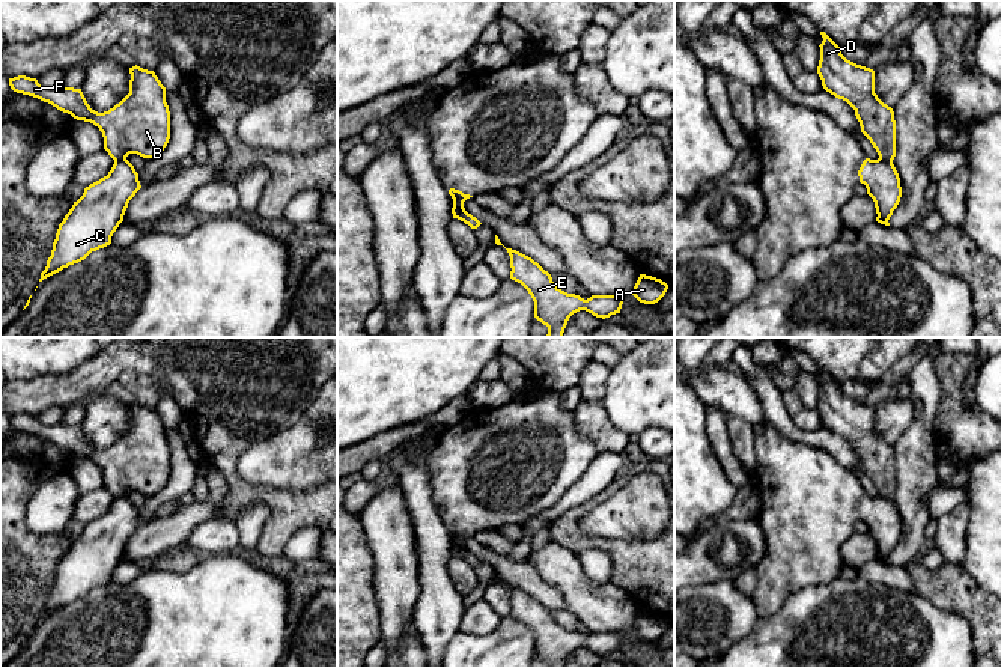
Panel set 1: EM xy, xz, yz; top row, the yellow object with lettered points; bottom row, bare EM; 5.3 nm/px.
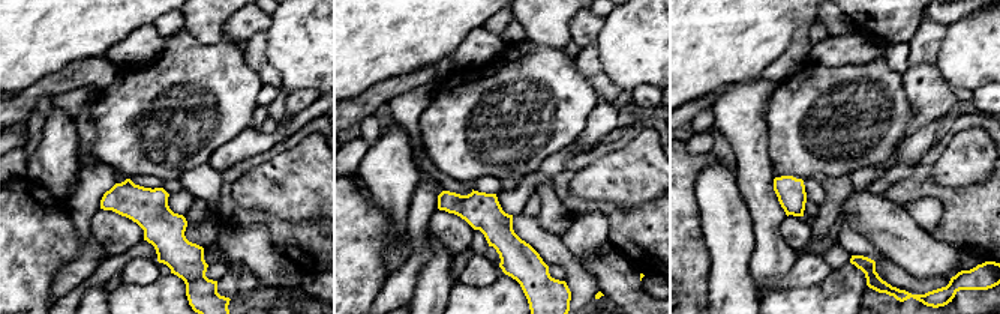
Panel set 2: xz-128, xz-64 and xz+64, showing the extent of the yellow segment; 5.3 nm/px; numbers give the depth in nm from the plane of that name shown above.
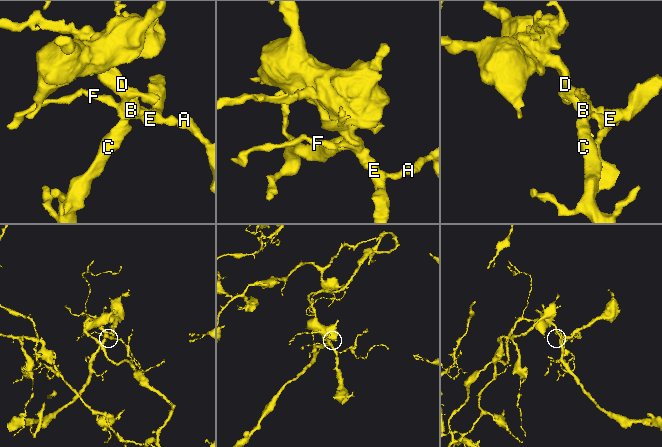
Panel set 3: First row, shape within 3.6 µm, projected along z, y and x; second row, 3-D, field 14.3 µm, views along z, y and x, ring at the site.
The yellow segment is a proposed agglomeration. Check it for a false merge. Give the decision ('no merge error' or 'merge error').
merge error

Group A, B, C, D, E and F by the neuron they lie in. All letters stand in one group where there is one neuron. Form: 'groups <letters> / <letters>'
groups A B D E F / C

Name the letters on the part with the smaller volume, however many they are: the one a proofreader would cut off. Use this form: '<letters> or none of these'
C

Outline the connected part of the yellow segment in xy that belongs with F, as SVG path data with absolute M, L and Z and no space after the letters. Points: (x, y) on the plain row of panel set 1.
M135 402L129 405L129 411L129 431L104 450L90 446L81 426L44 425L36 416L26 413L9 416L9 423L17 431L38 435L77 458L98 464L104 486L114 498L126 497L129 491L154 495L164 488L170 476L166 425L154 408Z

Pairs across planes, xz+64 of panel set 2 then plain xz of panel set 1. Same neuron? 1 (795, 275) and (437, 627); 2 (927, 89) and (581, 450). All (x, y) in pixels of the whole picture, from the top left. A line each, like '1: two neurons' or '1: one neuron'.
1: two neurons
2: two neurons

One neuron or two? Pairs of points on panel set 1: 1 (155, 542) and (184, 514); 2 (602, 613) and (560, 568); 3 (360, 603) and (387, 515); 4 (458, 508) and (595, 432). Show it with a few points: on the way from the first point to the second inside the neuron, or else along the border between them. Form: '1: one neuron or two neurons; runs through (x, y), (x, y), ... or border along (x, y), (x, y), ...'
1: one neuron; runs through (163, 535), (176, 521)
2: one neuron; runs through (592, 603), (569, 578)
3: two neurons; border along (363, 527), (372, 556), (374, 592), (377, 596)
4: two neurons; border along (572, 411), (577, 431), (598, 452)

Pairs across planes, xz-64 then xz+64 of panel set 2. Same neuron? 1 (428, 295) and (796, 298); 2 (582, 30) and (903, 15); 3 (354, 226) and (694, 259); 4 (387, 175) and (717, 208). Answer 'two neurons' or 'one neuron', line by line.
1: two neurons
2: two neurons
3: one neuron
4: one neuron

